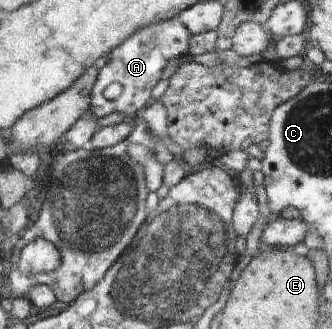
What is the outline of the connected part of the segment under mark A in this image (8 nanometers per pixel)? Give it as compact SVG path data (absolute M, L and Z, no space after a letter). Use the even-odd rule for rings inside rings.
M164 19L150 23L148 27L141 27L132 37L118 44L108 55L110 61L97 73L91 89L90 113L97 118L113 112L124 116L139 115L139 112L152 101L152 89L160 81L168 61L189 54L190 37L191 33L178 19ZM110 85L122 87L120 95L112 100L104 97L104 91Z

